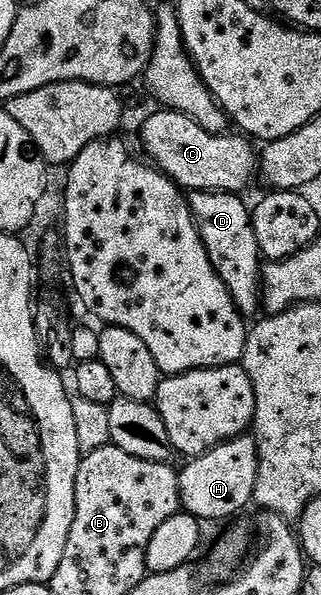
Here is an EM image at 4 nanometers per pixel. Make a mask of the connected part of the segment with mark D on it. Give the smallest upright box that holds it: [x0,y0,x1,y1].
[188,191,264,316]

